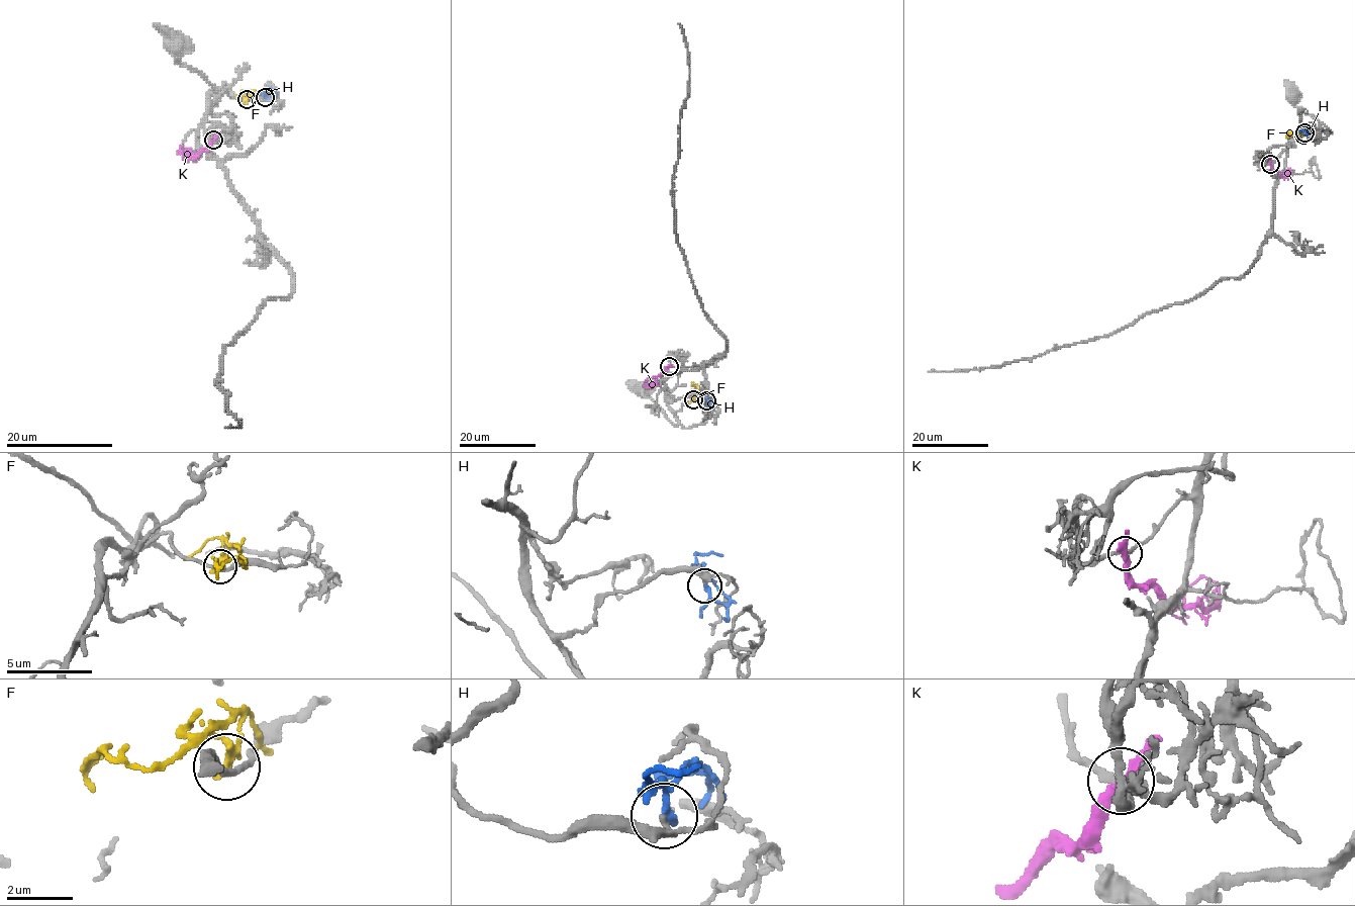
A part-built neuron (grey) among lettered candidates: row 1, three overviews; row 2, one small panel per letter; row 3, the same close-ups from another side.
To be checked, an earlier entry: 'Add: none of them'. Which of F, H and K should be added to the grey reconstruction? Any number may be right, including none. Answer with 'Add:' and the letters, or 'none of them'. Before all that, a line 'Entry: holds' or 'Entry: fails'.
Entry: fails
Add: H

